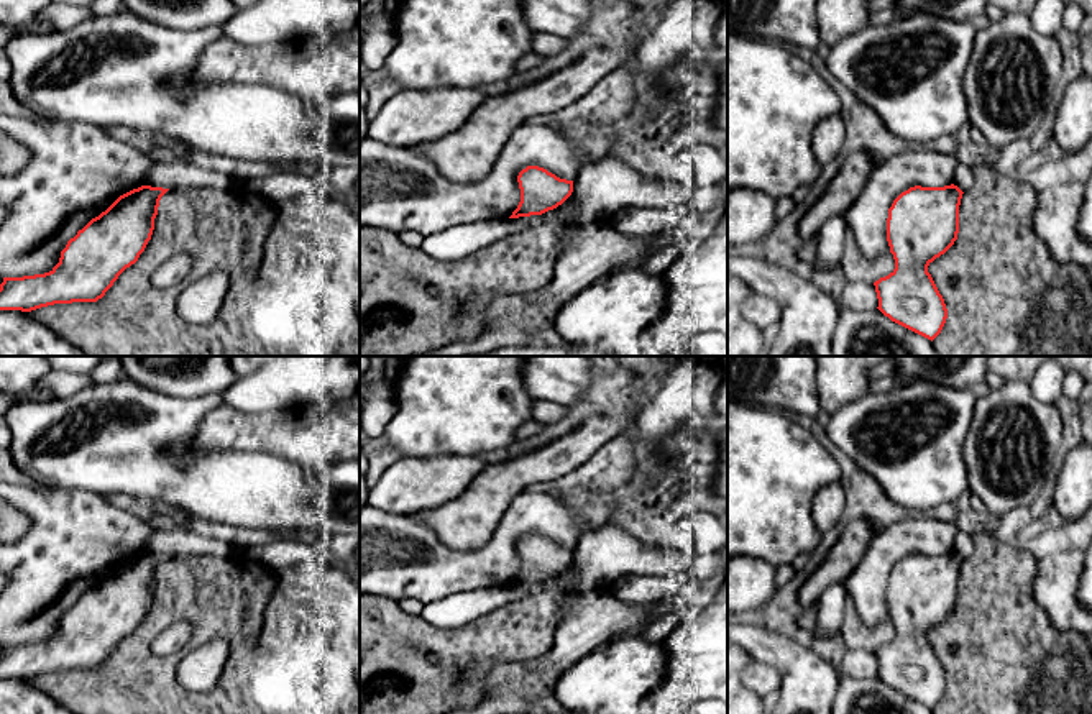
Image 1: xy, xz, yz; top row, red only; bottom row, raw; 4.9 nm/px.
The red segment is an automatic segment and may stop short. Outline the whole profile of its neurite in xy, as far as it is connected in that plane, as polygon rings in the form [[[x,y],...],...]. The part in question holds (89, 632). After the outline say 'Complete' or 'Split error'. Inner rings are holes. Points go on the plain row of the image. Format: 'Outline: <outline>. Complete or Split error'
Outline: [[[189,527],[156,530],[143,550],[79,597],[49,640],[3,645],[0,678],[31,680],[54,671],[97,670],[145,619],[159,568],[169,556],[230,556],[240,552]]]. Split error

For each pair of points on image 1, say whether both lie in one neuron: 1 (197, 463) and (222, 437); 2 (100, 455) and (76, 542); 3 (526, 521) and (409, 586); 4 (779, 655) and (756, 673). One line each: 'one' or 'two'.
1: two
2: two
3: one
4: two

